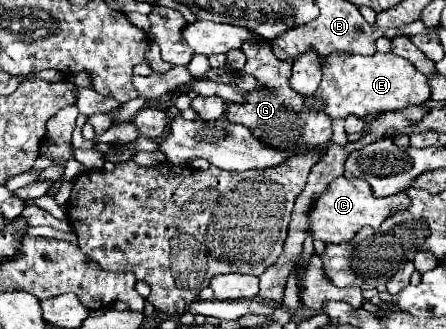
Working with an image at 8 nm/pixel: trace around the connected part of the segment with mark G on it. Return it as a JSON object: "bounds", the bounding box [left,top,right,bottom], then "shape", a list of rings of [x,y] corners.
{"bounds":[223,40,331,154],"shape":[[[245,40],[241,50],[247,56],[247,62],[239,70],[239,76],[253,76],[261,88],[249,90],[249,92],[237,90],[245,98],[245,102],[239,104],[239,102],[225,100],[227,112],[223,118],[233,124],[241,124],[241,126],[249,128],[257,140],[261,140],[263,144],[267,144],[275,150],[299,154],[307,148],[327,144],[331,140],[331,118],[327,118],[319,110],[307,108],[305,96],[299,94],[297,90],[291,90],[289,78],[291,78],[293,60],[291,58],[287,58],[287,60],[275,58],[275,54],[271,52],[267,42]]]}

